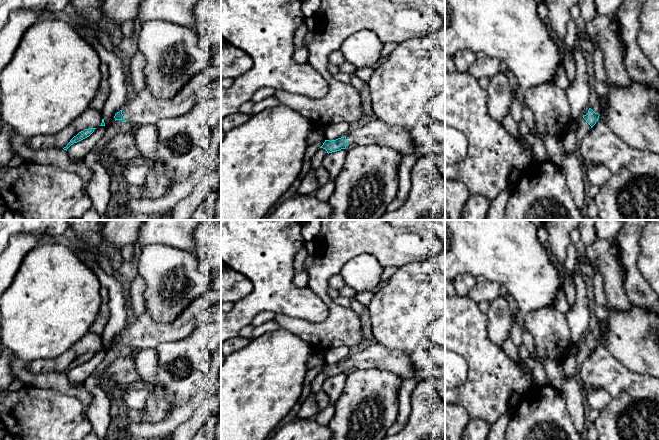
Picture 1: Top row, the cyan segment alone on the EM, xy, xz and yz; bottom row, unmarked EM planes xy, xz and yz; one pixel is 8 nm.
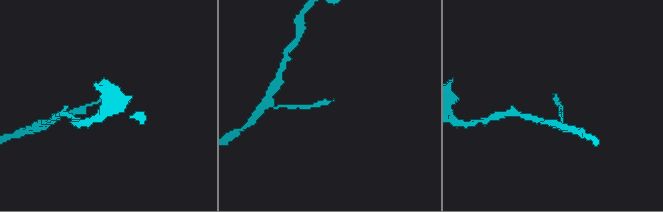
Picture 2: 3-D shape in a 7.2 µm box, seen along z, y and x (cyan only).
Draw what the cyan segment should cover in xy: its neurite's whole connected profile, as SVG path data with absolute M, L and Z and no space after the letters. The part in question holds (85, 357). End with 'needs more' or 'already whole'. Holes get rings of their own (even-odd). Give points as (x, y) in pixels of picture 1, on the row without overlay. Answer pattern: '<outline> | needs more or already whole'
M88 352L88 353L84 353L83 355L79 356L76 360L74 360L70 366L67 368L66 371L64 371L63 373L67 375L67 373L73 369L74 367L77 367L87 361L89 361L95 354L96 352Z | already whole

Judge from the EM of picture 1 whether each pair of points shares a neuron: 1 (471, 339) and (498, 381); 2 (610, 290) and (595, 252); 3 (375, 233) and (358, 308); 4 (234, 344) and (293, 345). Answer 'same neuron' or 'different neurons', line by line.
1: same neuron
2: same neuron
3: different neurons
4: different neurons

